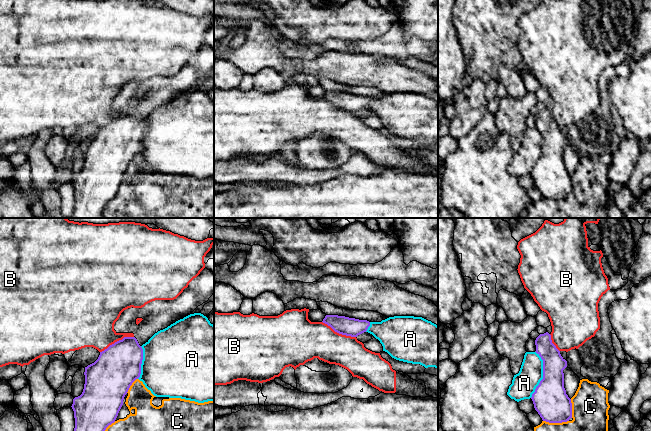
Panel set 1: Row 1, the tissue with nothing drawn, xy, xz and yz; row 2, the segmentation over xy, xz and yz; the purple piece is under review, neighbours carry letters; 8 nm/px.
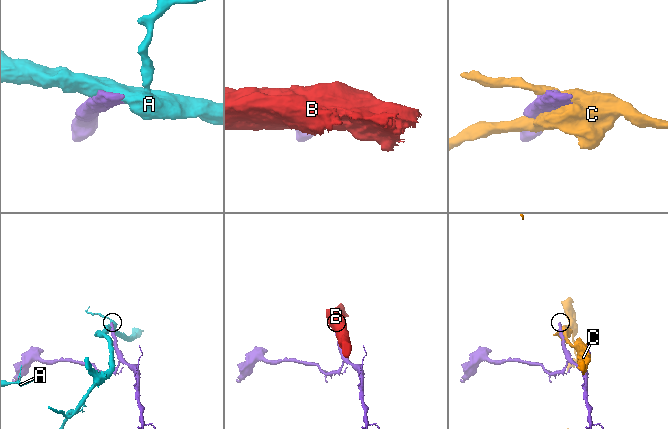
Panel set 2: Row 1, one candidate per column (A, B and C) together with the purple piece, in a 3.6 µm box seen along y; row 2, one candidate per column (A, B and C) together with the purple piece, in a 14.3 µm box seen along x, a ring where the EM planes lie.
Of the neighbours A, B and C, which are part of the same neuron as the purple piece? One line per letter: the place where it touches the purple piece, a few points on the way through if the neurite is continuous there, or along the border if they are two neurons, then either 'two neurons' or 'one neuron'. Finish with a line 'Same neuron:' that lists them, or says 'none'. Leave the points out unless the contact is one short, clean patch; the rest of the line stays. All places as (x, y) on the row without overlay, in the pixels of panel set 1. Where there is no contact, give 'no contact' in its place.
A: yz (543, 150) | two neurons
B: xy (117, 117) | along xy (133, 112), (124, 112), (100, 128) | two neurons
C: yz (556, 198) | two neurons
Same neuron: none

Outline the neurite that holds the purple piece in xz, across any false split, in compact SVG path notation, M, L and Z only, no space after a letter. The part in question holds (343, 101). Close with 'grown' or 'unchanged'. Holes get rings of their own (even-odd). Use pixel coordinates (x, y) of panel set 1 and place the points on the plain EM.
M326 91L322 97L330 102L335 108L356 113L358 117L365 119L374 114L367 108L370 98L338 91Z | grown

